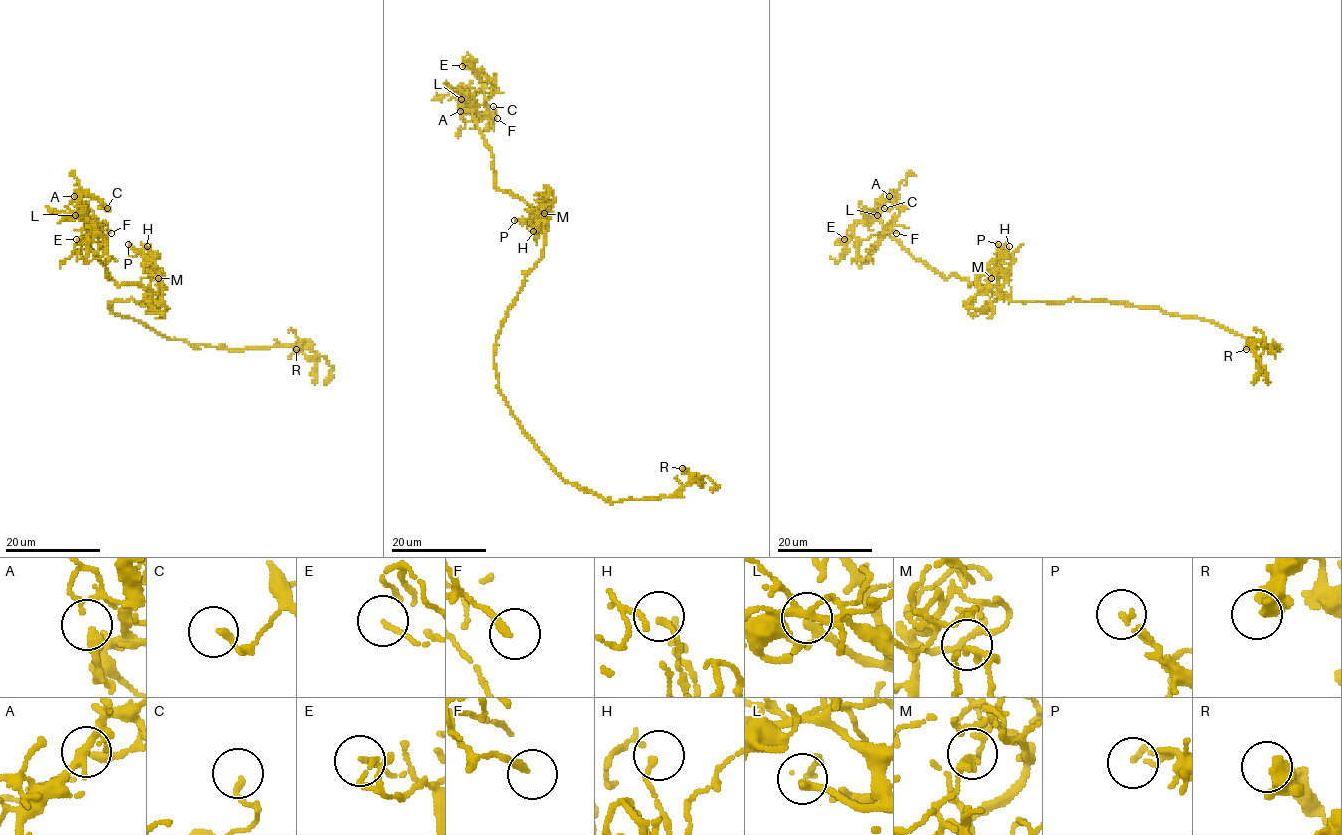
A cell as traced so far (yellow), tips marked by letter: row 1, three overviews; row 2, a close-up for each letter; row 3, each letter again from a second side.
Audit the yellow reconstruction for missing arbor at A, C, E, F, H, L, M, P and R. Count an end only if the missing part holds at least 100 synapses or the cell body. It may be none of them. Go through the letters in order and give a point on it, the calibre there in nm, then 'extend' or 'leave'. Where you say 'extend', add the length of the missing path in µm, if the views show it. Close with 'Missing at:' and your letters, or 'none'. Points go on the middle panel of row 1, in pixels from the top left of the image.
A: (460, 111) | 280 nm | leave
C: (493, 106) | 160 nm | leave
E: (462, 66) | 120 nm | leave
F: (497, 118) | 220 nm | leave
H: (533, 231) | 150 nm | leave
L: (461, 99) | 240 nm | extend | 45 µm
M: (544, 213) | 120 nm | leave
P: (514, 220) | 150 nm | leave
R: (682, 468) | 340 nm | leave
Missing at: L

